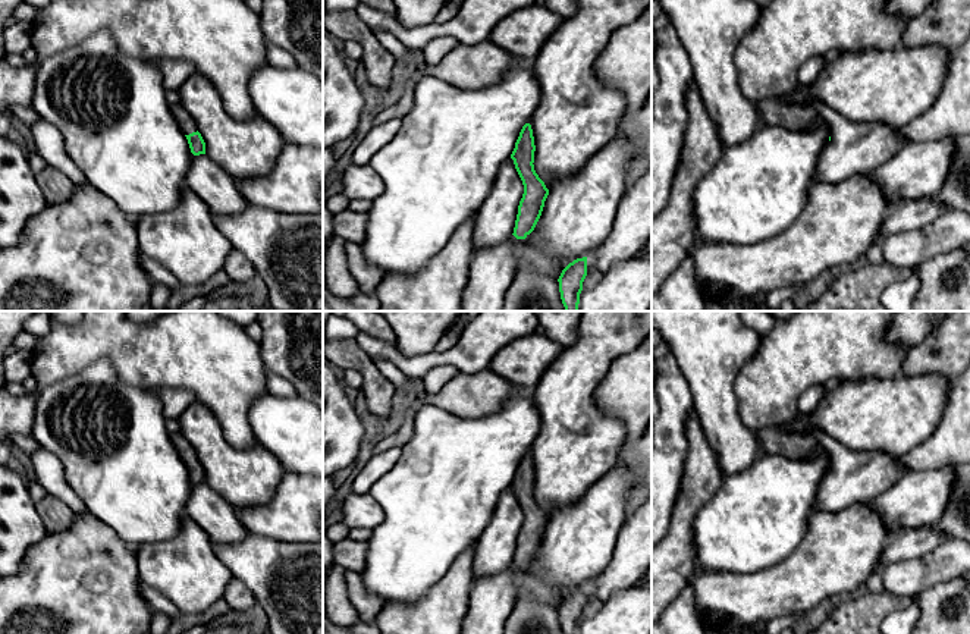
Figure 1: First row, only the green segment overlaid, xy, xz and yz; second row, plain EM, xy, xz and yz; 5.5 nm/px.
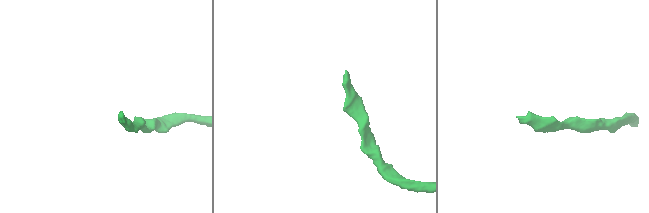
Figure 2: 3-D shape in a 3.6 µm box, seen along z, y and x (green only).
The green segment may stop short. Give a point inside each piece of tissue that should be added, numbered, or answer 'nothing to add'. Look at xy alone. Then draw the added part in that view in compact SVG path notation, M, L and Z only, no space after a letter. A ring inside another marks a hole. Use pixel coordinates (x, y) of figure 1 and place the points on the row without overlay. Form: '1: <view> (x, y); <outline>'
1: xy (185, 449); M182 433L170 434L170 439L185 464L198 459L194 446L182 436Z

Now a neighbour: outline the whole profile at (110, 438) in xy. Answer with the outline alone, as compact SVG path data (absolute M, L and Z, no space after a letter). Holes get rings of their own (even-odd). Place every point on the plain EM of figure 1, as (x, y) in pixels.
M106 358L44 389L32 379L22 385L34 408L31 436L60 459L69 486L97 520L132 549L179 534L194 483L166 429L157 389L125 383Z

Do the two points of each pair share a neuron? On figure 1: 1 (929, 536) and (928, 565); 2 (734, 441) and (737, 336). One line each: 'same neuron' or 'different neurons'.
1: different neurons
2: same neuron

